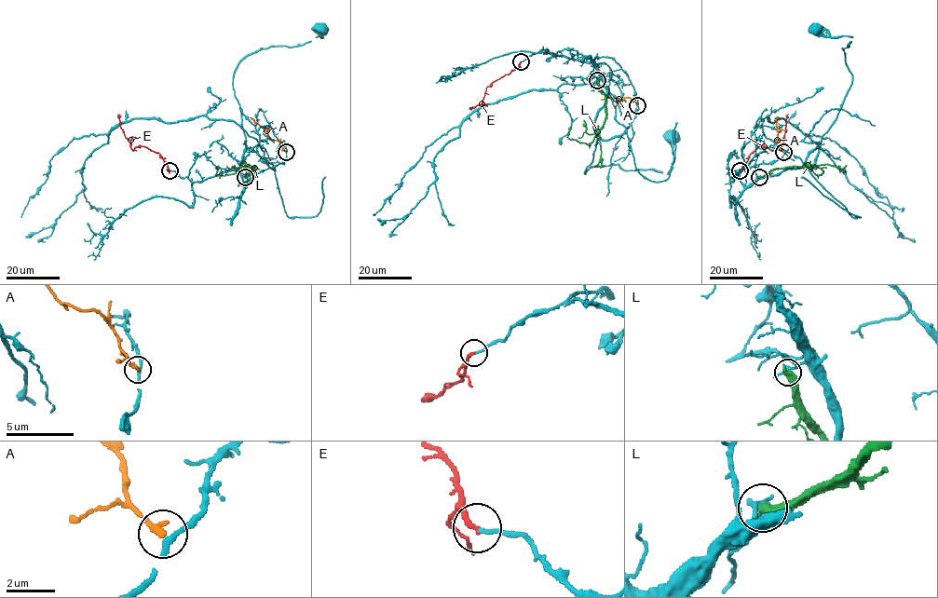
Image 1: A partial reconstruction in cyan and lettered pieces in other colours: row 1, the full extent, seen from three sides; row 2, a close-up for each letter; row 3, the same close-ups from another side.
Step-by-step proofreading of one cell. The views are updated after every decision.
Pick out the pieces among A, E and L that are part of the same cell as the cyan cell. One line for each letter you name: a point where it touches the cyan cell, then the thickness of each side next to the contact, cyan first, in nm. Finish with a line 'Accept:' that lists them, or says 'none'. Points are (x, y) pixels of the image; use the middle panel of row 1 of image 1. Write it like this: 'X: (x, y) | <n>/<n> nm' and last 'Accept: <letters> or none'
E: (521, 61) | 170/240 nm
Accept: E

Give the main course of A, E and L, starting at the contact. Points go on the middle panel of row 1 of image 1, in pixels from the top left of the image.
A: (637, 105), (630, 98), (601, 100)
E: (521, 61), (509, 74), (494, 81), (485, 92), (482, 104), (471, 110)
L: (597, 80), (605, 96), (604, 127), (587, 144), (569, 138), (570, 127)

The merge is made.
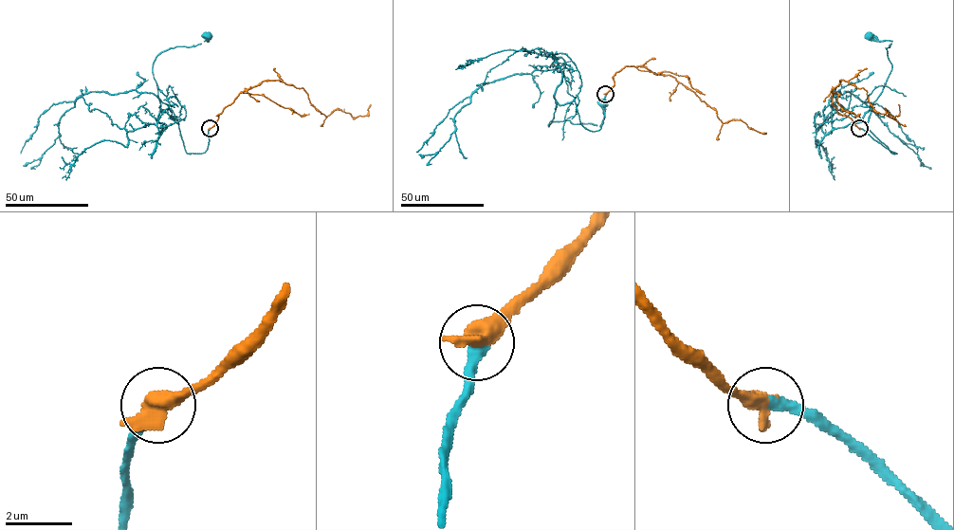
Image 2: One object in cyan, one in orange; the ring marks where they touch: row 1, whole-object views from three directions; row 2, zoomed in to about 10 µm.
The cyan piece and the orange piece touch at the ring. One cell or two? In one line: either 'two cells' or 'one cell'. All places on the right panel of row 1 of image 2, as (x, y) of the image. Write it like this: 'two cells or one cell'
one cell

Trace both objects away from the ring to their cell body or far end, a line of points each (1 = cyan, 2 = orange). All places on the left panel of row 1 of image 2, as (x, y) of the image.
1: (210, 128), (207, 150), (187, 153), (178, 125), (160, 110), (153, 69), (160, 53), (196, 45), (208, 36)
2: (210, 128), (240, 93), (264, 81), (302, 88), (326, 116), (340, 109), (354, 118), (365, 116), (370, 104)

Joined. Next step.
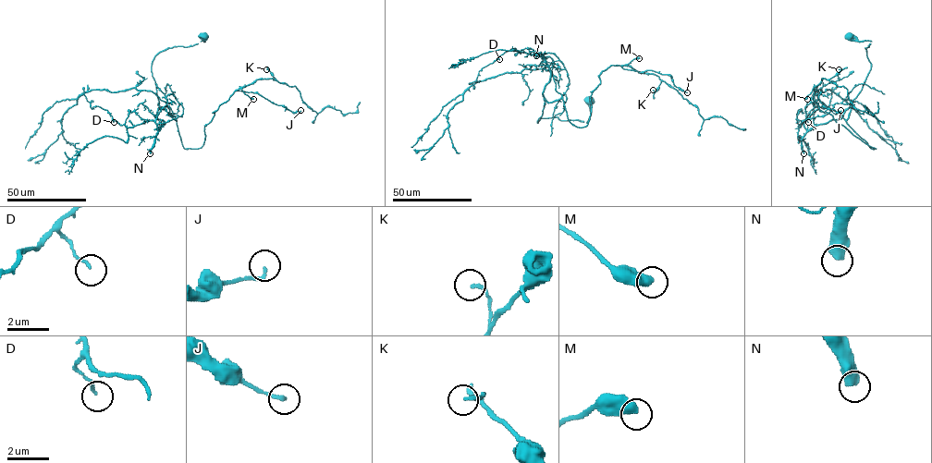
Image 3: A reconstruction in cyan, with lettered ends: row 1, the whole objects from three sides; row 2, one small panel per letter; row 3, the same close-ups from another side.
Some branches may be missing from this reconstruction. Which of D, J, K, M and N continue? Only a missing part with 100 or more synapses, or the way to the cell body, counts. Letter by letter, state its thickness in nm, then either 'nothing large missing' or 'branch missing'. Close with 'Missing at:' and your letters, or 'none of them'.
D: 110 nm | nothing large missing
J: 170 nm | nothing large missing
K: 160 nm | nothing large missing
M: 480 nm | nothing large missing
N: 550 nm | branch missing
Missing at: N

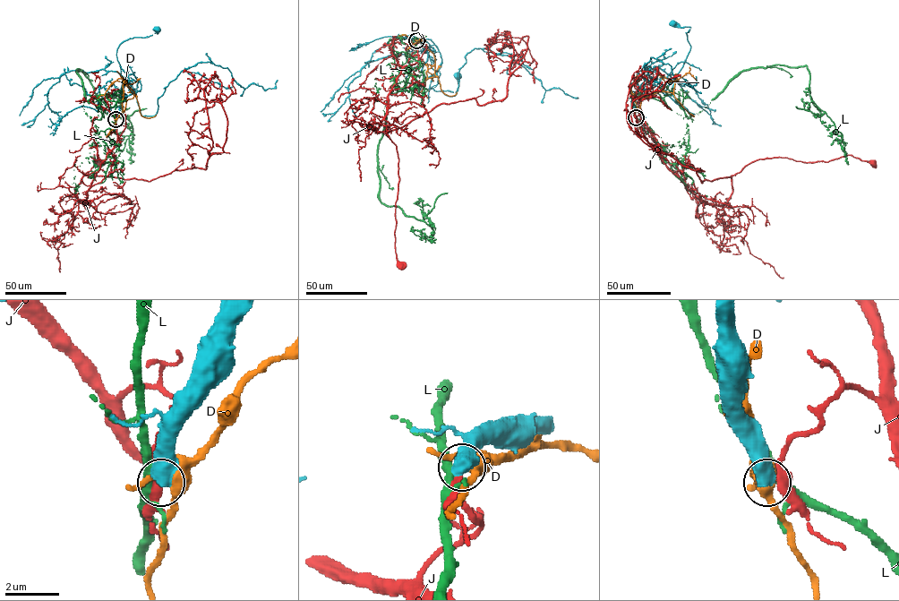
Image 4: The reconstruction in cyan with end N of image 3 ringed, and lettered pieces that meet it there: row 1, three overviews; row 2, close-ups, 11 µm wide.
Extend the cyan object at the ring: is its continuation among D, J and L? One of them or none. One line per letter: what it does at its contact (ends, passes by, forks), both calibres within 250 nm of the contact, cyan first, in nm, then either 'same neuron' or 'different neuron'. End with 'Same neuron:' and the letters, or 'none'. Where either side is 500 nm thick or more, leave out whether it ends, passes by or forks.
D: 750/440 nm | different neuron
J: 650/360 nm | different neuron
L: 700/320 nm | different neuron
Same neuron: none

